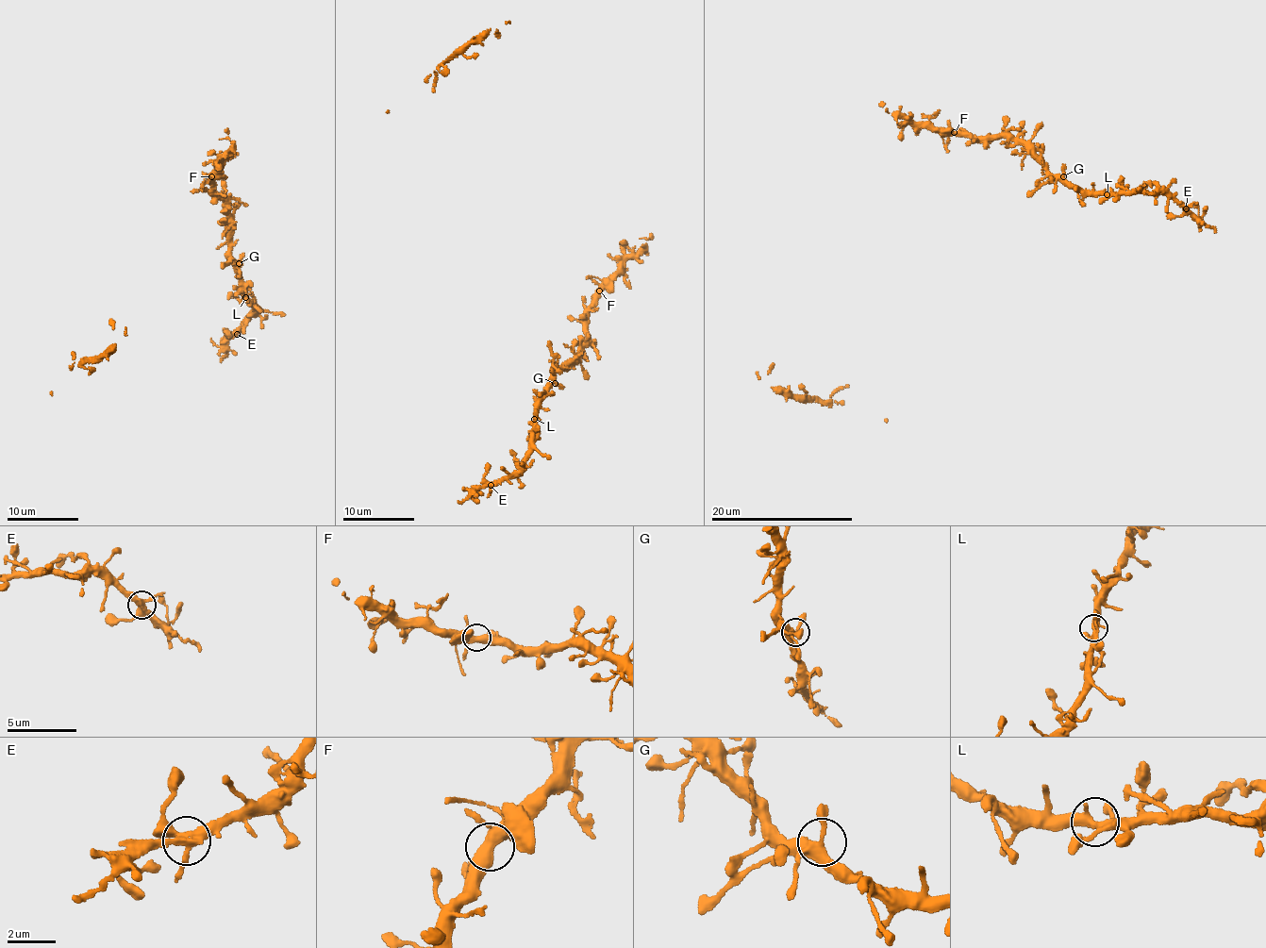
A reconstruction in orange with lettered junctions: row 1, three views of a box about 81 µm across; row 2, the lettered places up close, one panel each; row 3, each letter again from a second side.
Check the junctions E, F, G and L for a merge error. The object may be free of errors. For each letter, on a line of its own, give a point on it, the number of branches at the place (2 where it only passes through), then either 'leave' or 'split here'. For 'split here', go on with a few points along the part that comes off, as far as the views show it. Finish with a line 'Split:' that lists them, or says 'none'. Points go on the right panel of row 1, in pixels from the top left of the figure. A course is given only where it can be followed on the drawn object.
E: place (1186, 208); branches 4; leave
F: place (954, 132); branches 4; leave
G: place (1063, 176); branches 4; leave
L: place (1107, 194); branches 4; leave
Split: none

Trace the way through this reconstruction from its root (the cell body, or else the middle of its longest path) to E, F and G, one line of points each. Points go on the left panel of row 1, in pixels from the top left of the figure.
E: (202, 190), (211, 178), (213, 191), (227, 204), (230, 255), (242, 292), (258, 307), (237, 334)
F: (202, 190), (202, 185), (211, 176)
G: (202, 190), (202, 185), (211, 178), (216, 183), (213, 191), (227, 204), (232, 227), (230, 255), (239, 263)

